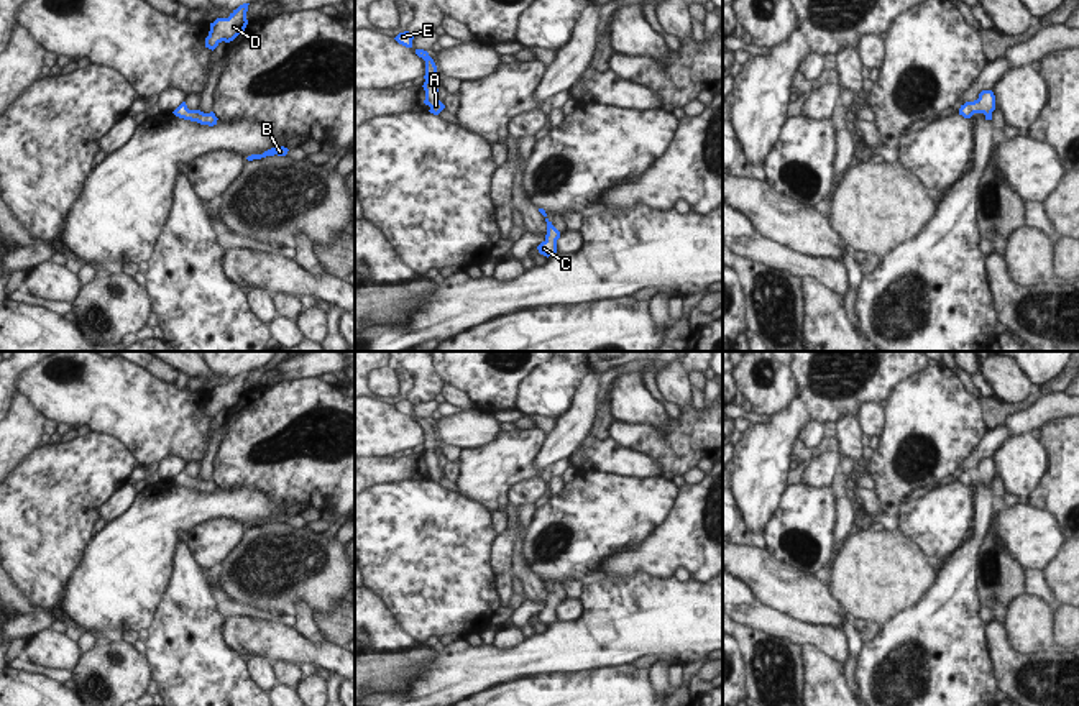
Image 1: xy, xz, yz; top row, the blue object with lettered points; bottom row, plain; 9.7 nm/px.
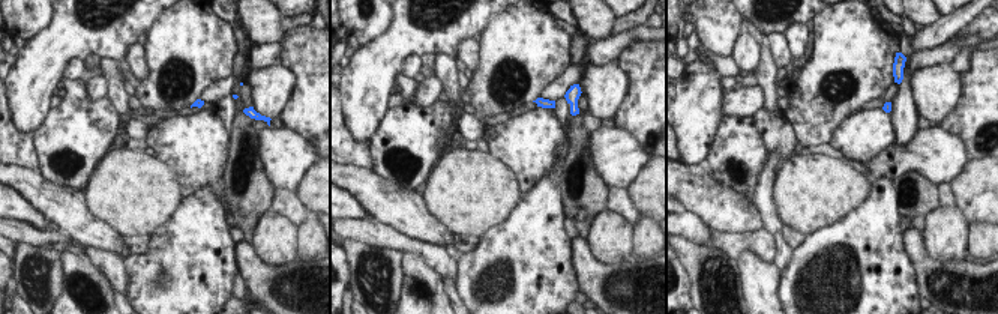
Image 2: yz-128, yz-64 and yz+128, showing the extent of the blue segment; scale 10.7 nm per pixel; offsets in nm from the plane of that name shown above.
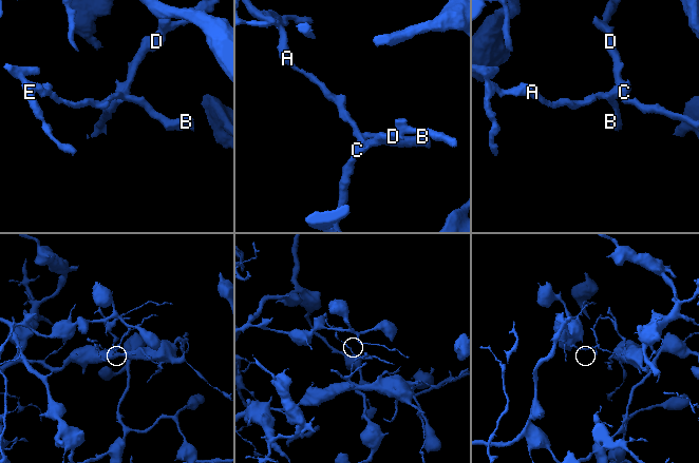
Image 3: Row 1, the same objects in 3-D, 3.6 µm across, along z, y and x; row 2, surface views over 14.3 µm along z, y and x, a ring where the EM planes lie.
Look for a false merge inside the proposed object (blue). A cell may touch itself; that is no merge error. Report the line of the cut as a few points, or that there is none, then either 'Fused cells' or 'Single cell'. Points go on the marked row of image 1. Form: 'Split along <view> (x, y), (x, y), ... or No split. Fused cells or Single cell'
No split. Single cell

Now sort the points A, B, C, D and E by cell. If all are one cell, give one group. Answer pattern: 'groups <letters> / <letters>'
groups A B C D E

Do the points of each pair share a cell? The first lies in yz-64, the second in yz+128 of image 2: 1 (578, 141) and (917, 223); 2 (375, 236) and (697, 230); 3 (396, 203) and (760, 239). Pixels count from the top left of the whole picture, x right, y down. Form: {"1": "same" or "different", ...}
{"1": "same", "2": "different", "3": "different"}

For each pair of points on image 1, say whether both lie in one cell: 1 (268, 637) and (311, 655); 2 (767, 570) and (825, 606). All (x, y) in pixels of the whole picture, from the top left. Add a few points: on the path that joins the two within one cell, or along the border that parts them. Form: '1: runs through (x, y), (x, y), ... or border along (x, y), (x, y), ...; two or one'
1: runs through (278, 642), (286, 642), (301, 650); one
2: runs through (782, 585), (810, 601); one

